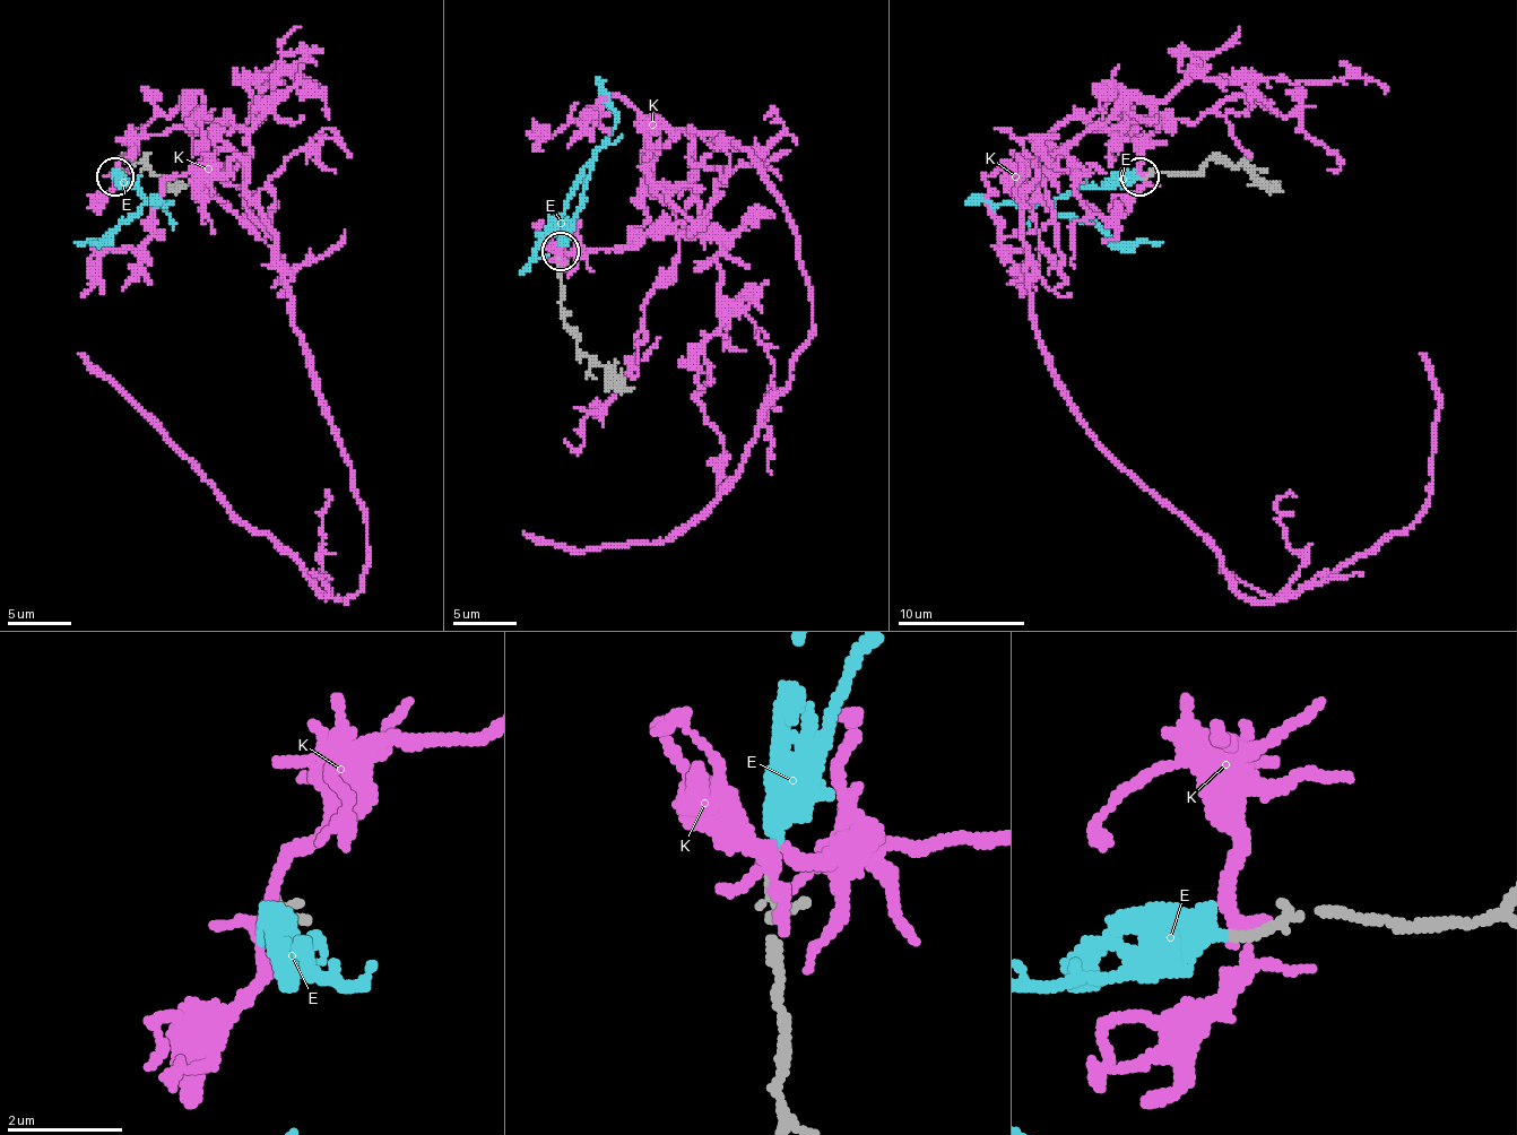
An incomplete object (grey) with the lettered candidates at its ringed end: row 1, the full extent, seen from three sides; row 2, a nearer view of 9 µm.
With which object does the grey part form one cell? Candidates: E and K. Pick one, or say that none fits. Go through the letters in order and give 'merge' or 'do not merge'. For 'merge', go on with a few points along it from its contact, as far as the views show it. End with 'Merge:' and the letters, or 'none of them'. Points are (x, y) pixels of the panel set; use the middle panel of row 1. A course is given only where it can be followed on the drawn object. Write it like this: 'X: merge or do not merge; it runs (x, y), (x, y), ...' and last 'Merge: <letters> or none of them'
E: merge; it runs (561, 251), (561, 233), (573, 217), (589, 172), (587, 166), (568, 207), (520, 274)
K: do not merge
Merge: E

